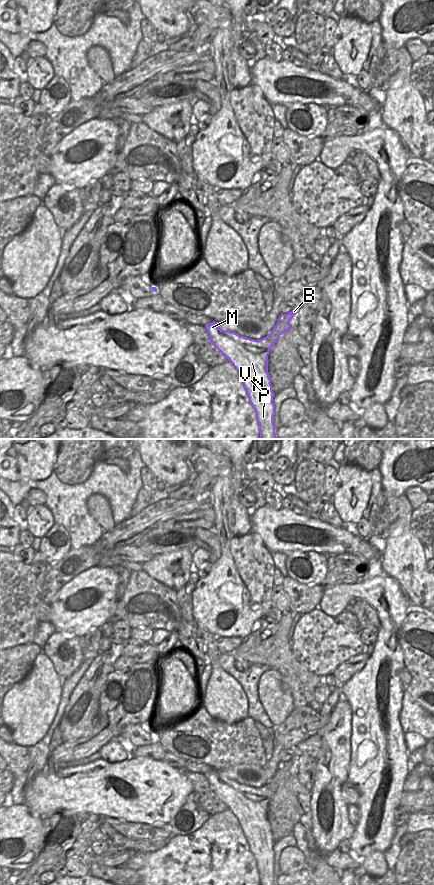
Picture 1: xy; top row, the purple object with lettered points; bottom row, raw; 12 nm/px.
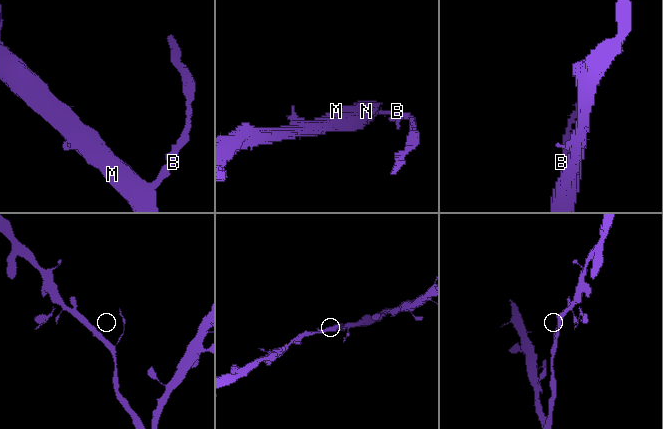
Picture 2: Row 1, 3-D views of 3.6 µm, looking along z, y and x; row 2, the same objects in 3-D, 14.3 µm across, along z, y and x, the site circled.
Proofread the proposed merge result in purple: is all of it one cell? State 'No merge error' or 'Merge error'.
Merge error.

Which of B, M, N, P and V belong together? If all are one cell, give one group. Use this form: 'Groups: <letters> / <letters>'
Groups: B / M N P V.

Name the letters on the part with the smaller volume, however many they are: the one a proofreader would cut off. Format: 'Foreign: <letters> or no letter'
Foreign: B

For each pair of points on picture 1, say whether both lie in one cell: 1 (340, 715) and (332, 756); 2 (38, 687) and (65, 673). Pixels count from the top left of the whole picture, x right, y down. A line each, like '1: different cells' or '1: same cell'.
1: same cell
2: different cells

